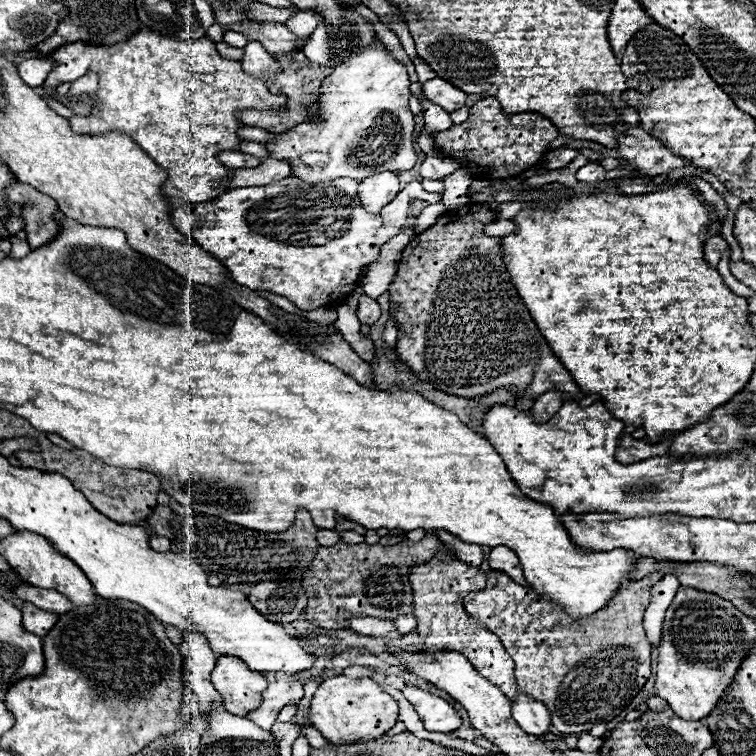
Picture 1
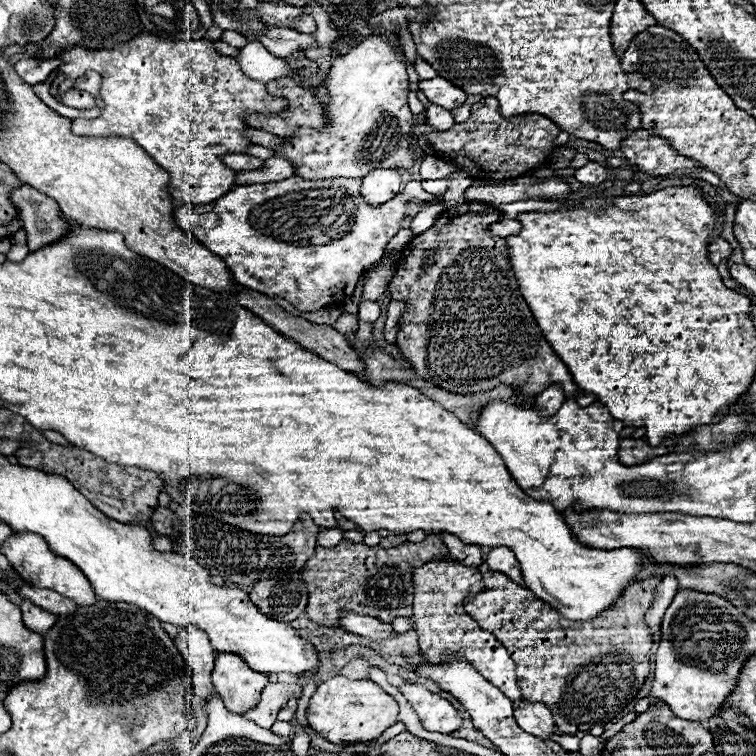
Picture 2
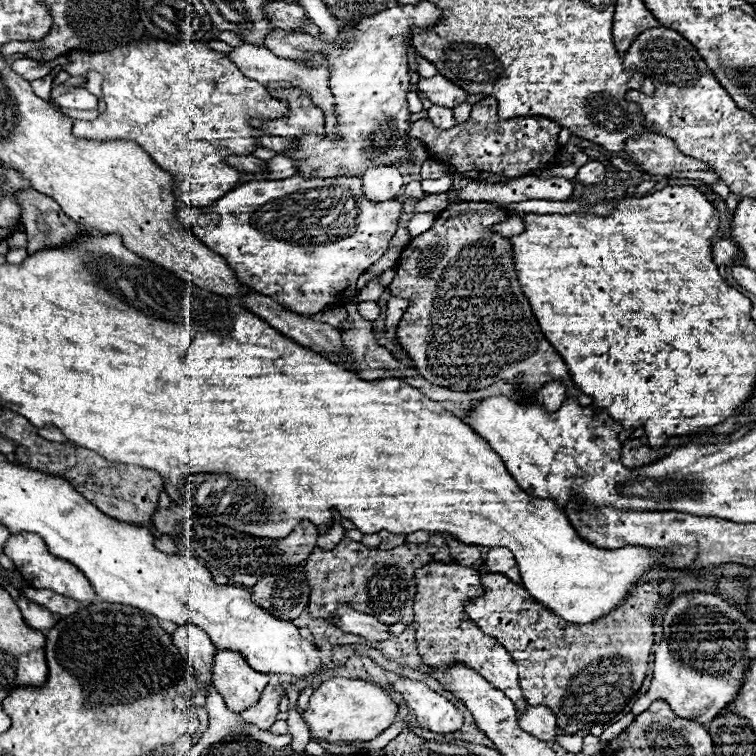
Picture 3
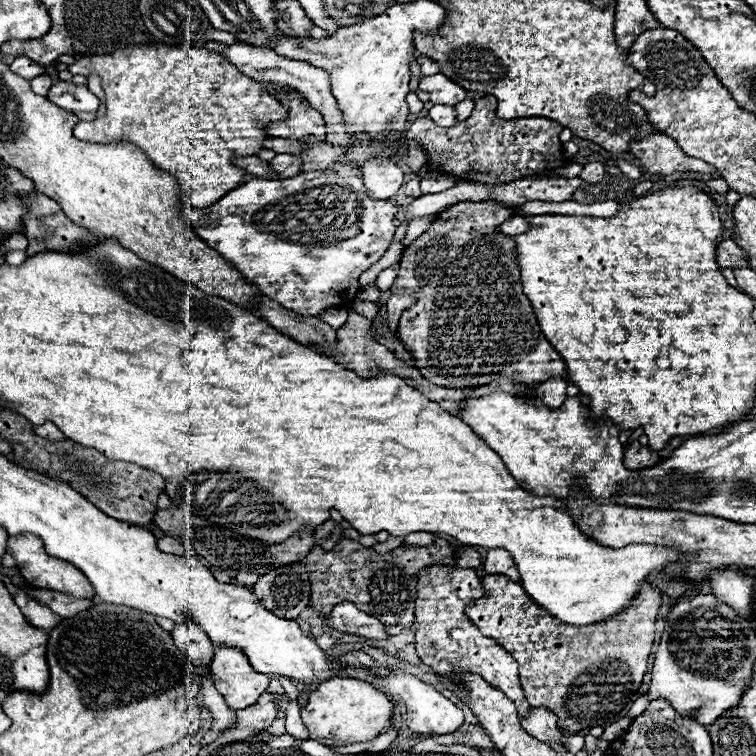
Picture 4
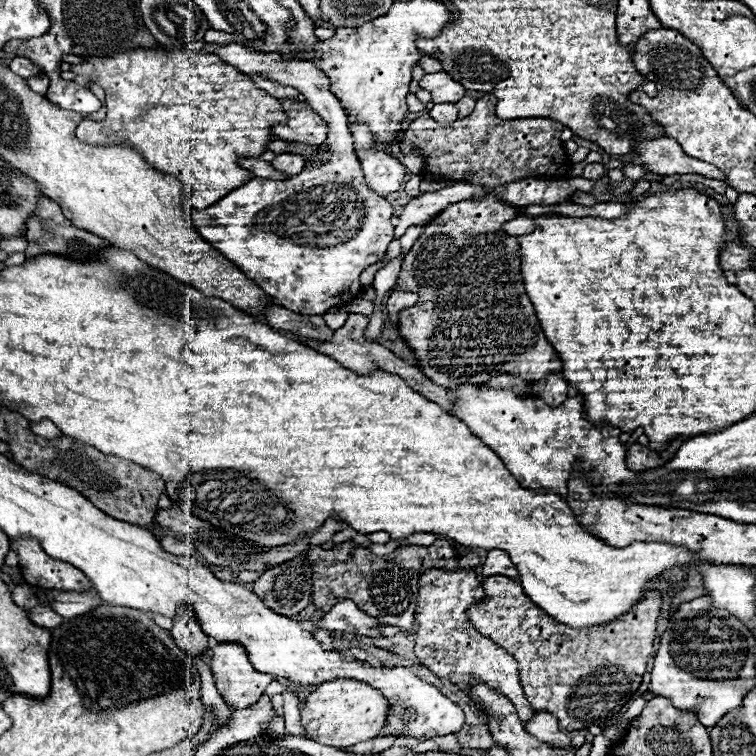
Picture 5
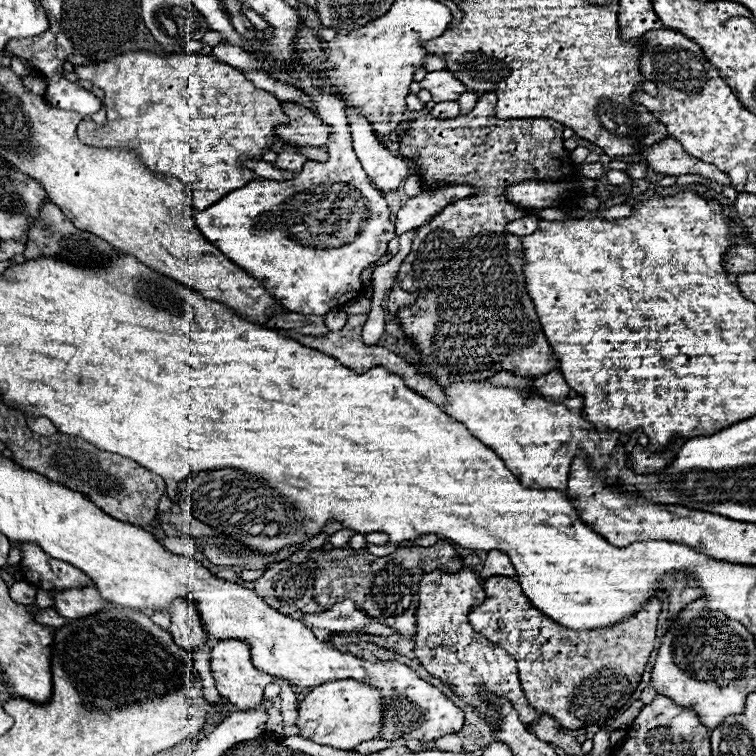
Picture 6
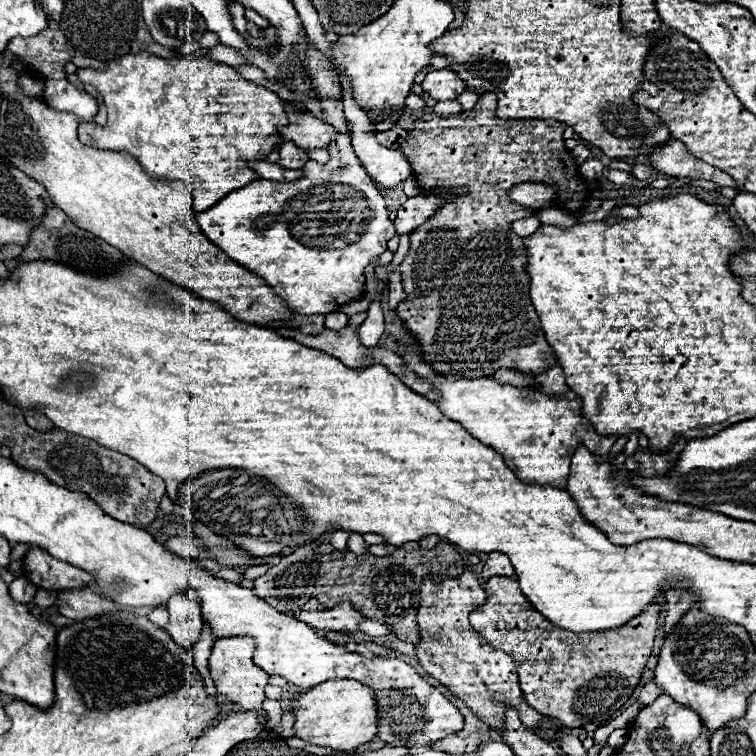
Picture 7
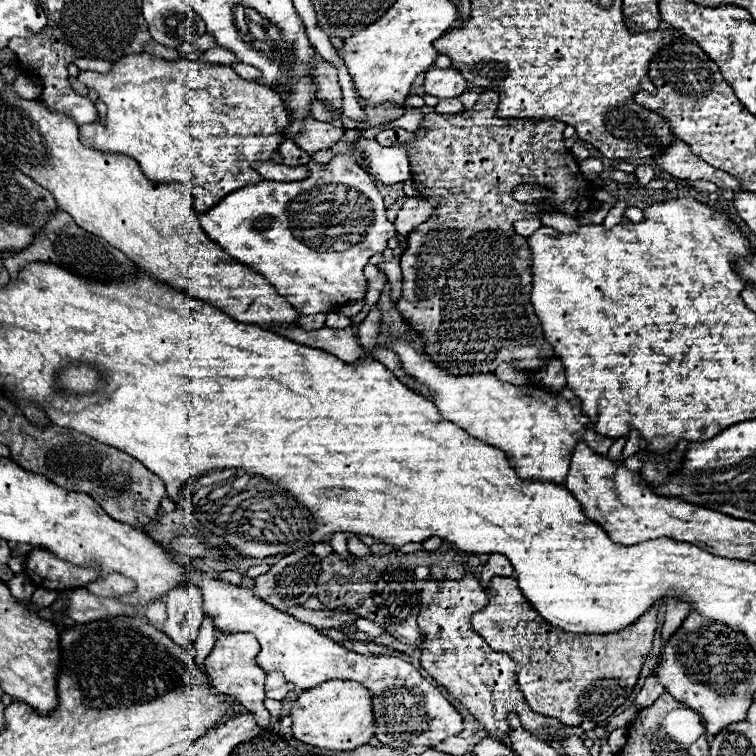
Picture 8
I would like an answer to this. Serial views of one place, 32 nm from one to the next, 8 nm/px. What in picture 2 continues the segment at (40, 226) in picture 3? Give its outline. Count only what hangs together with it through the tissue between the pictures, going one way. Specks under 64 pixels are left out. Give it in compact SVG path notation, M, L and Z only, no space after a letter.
M24 184L14 188L10 192L10 200L20 208L20 220L28 234L30 252L60 240L60 236L70 230L58 204L32 186Z

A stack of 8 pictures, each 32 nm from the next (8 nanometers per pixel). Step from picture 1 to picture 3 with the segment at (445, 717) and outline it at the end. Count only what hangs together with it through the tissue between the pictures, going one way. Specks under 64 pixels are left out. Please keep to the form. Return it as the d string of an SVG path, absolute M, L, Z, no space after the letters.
M400 678L392 686L404 696L406 704L416 714L416 722L420 728L438 734L450 734L462 726L462 712L454 708L454 704L448 702L444 696L430 690L426 684L418 680Z

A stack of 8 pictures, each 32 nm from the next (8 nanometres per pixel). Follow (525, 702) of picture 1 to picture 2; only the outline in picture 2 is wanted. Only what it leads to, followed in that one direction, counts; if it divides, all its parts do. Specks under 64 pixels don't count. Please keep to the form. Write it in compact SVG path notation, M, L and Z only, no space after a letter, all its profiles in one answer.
M520 698L520 706L514 706L514 718L520 728L532 736L548 740L548 736L554 734L552 712L542 702L534 704L526 698Z

